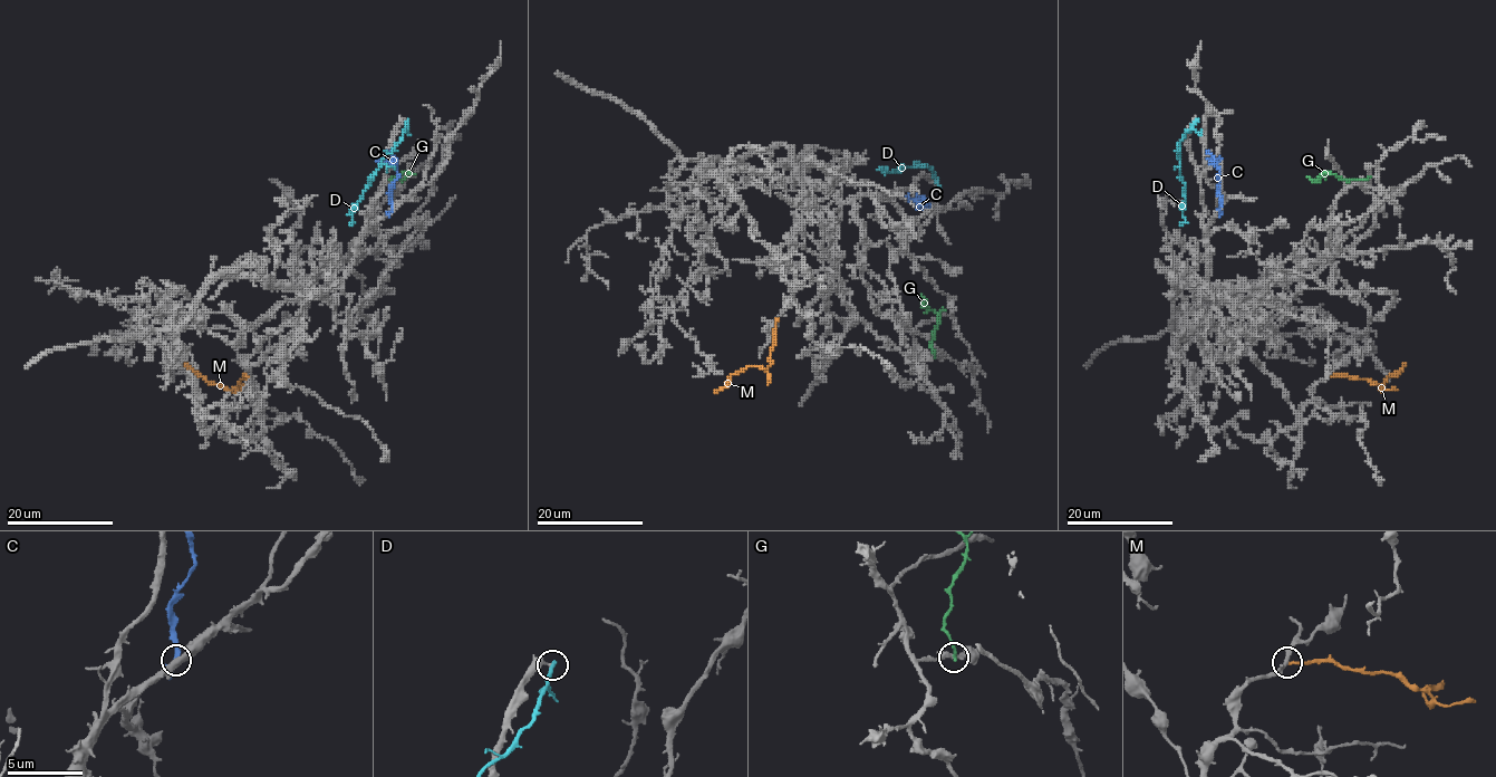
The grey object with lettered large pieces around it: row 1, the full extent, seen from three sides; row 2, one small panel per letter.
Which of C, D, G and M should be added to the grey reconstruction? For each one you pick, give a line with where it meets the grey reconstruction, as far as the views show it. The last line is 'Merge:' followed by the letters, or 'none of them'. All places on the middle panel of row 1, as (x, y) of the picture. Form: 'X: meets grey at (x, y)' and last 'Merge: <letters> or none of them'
Merge: none of them

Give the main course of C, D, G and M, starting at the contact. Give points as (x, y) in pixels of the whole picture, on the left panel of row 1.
C: (391, 210), (389, 186), (397, 176), (397, 166), (377, 159)
D: (407, 121), (397, 143), (383, 157), (364, 190), (349, 224)
G: (404, 178), (408, 172), (395, 179), (392, 176)
M: (247, 375), (235, 389), (223, 389), (185, 364)

